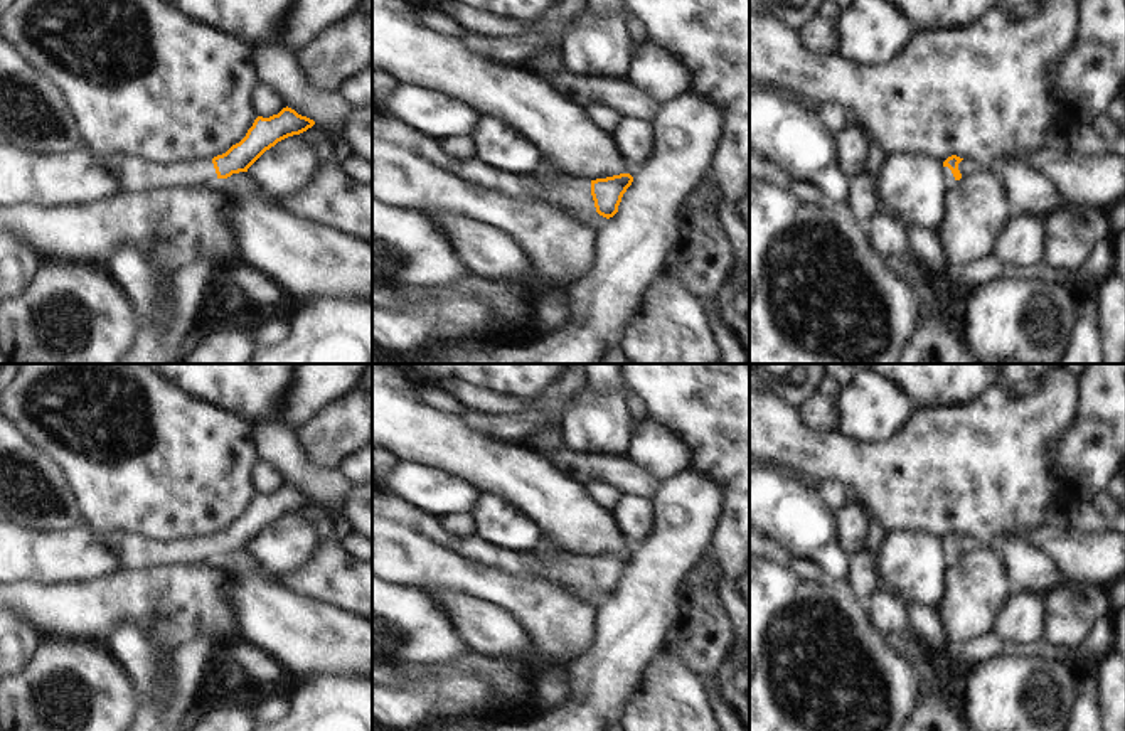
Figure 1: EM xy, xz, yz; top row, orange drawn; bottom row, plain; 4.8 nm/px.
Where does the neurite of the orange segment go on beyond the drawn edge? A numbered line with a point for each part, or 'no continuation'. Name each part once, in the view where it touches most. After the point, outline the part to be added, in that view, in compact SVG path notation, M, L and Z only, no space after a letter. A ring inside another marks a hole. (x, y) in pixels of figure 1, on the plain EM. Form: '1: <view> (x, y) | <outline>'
1: xz (573, 573) | M372 492L372 512L411 524L438 544L480 564L499 568L510 574L549 574L559 586L581 598L588 598L598 591L591 573L591 558L554 554L551 563L539 564L532 561L531 554L515 554L512 551L499 549L478 536L456 539L446 532L438 517L431 517L411 507L401 497L387 494Z

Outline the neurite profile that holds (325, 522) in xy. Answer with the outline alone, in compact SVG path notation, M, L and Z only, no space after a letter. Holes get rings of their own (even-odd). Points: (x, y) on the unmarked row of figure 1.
M322 509L305 510L305 514L312 515L312 522L318 527L323 542L337 541L335 515L330 515Z

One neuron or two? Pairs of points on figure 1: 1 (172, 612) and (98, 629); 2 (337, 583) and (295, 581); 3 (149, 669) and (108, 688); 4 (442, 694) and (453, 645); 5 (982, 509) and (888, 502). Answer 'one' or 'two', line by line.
1: one
2: one
3: two
4: two
5: one

